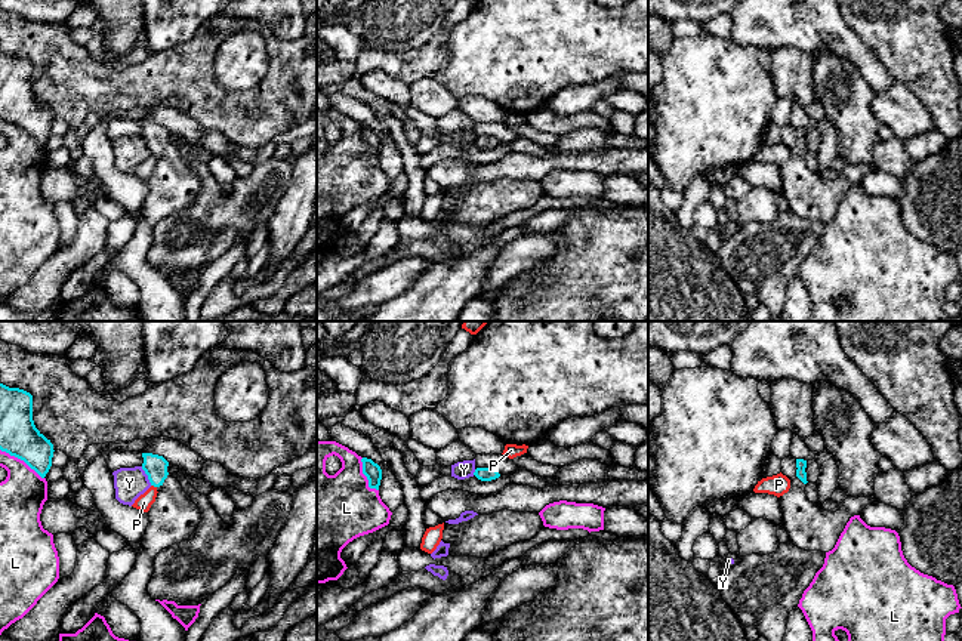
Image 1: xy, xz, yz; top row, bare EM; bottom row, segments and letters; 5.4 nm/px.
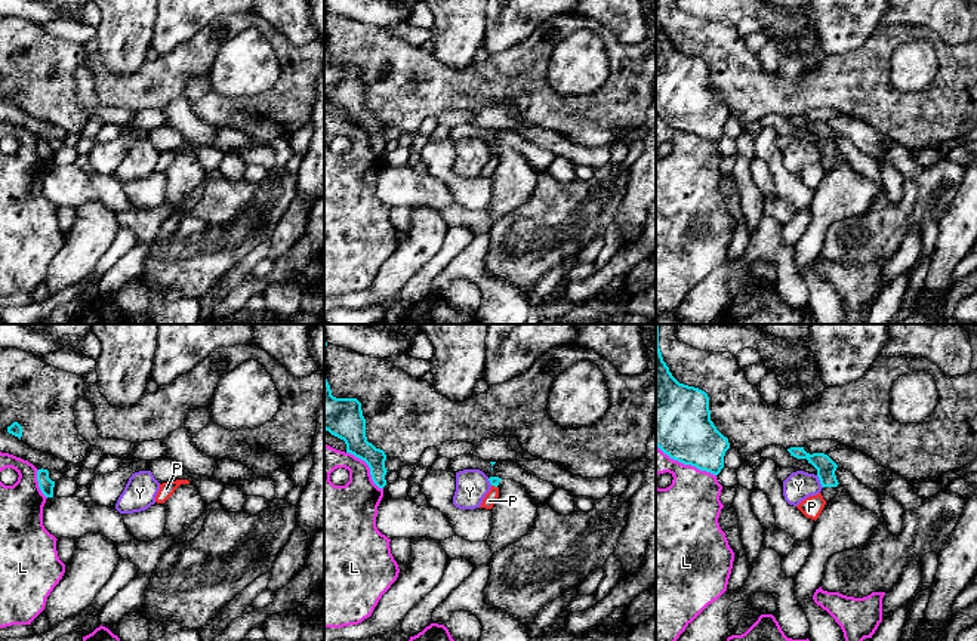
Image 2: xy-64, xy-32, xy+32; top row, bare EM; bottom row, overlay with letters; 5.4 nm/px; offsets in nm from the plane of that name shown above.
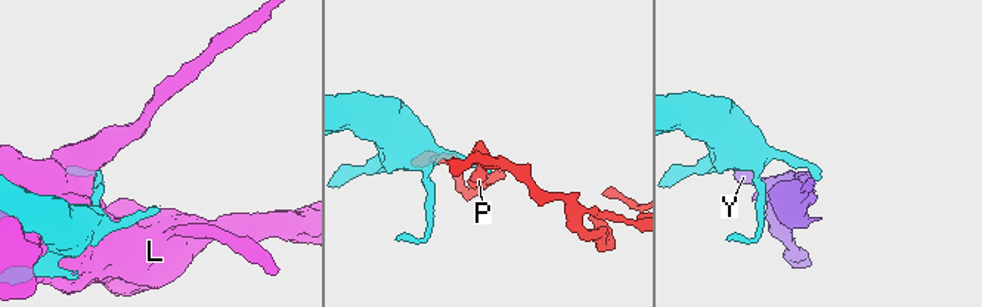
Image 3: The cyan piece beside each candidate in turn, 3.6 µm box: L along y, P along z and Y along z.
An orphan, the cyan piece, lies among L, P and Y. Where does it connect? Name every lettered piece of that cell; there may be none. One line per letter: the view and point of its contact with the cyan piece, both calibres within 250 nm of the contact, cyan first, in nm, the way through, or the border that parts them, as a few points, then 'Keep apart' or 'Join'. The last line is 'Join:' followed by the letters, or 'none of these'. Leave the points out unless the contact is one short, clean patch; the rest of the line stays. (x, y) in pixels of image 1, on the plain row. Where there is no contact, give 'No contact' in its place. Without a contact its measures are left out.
L: Touches cyan at xy (22, 128). Thickness 200 nm (cyan) against 260 nm. Keep apart
P: Touches cyan at xy (154, 154). Thickness 130 nm (cyan) against 90 nm. Keep apart
Y: Touches cyan at xy (147, 142). Thickness 130 nm (cyan) against 170 nm. Boundary: xy (141, 135), (151, 153). Keep apart
Join: none of these

